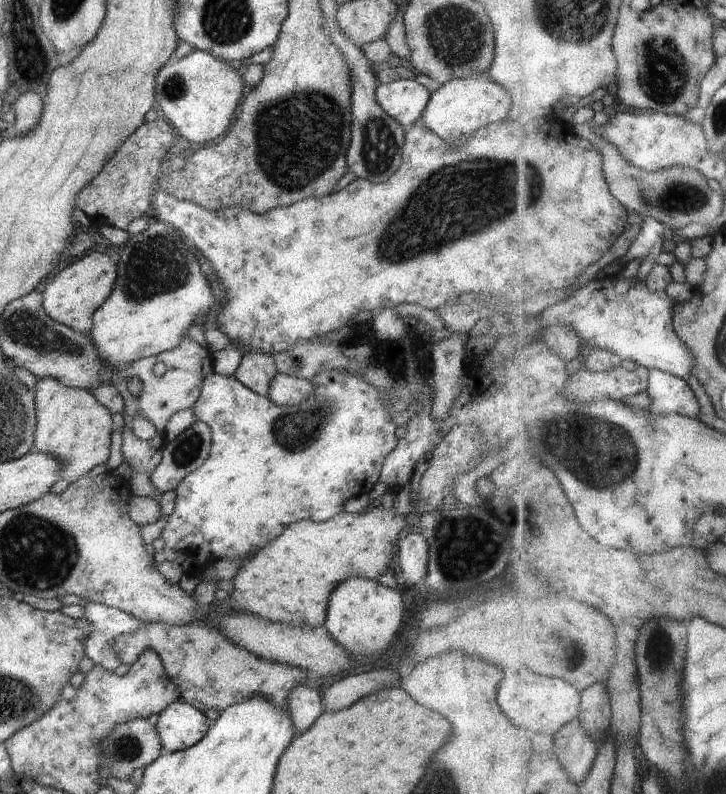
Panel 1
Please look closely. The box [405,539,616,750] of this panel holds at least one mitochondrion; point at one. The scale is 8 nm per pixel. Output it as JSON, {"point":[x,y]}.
{"point":[571,655]}

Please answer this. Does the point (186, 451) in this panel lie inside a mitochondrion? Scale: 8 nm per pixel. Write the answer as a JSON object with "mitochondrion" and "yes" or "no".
{"mitochondrion":"yes"}

